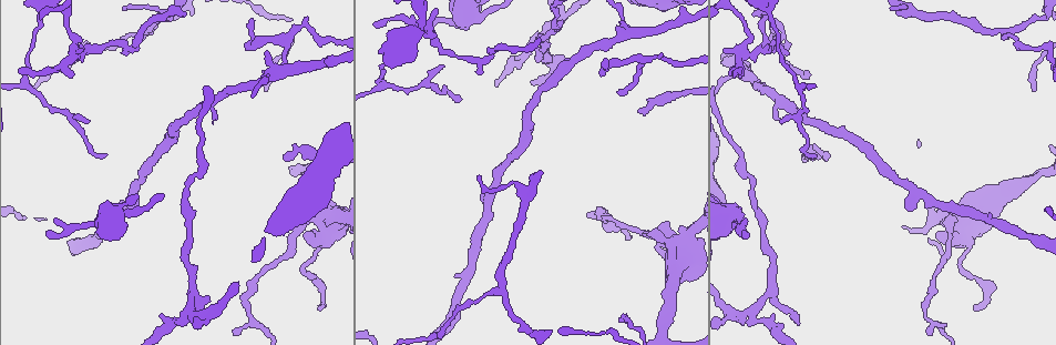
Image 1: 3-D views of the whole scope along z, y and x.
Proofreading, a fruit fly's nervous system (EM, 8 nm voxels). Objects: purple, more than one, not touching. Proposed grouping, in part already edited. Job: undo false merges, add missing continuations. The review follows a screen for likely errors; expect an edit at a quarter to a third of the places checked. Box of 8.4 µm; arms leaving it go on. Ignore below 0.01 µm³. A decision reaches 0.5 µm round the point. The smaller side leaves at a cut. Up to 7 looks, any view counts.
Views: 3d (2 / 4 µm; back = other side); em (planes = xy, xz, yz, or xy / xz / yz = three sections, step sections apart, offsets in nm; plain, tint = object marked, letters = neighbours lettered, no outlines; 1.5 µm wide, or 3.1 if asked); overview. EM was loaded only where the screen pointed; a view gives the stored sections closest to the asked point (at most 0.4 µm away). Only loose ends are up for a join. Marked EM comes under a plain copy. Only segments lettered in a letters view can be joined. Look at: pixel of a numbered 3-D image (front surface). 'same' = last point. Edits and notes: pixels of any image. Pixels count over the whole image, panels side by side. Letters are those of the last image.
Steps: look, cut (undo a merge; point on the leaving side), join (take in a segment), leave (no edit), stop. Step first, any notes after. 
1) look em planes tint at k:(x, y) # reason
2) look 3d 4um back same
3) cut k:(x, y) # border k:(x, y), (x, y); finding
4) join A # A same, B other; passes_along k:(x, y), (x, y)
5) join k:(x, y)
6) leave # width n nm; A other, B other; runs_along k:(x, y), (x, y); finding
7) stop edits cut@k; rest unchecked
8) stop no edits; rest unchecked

look em planes letters at 1:(213, 123) # an open end

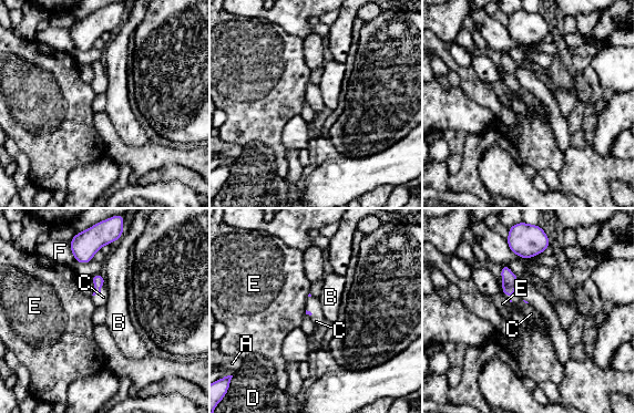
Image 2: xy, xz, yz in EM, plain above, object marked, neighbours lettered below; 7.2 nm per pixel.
join C # A other, B other, C same, D other, E other, F other; the cell continues

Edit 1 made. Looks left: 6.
look overview # redraw

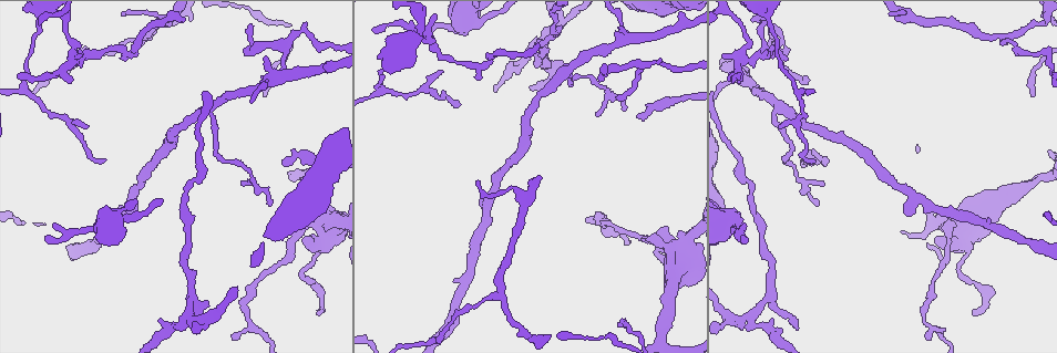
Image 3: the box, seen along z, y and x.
look 3d 4um back at 3:(376, 87)

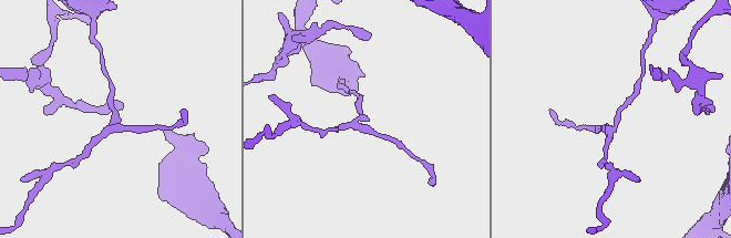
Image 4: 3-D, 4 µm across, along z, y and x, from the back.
look em xz step 4 letters at 4:(360, 121) # now the EM

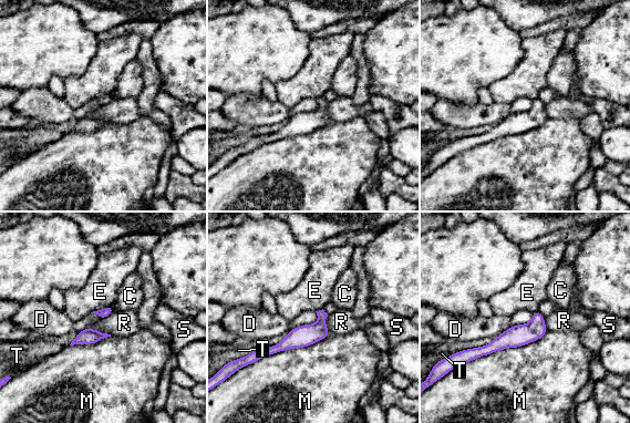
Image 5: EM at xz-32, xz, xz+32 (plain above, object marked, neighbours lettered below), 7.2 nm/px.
look em yz step 8 letters same # another direction

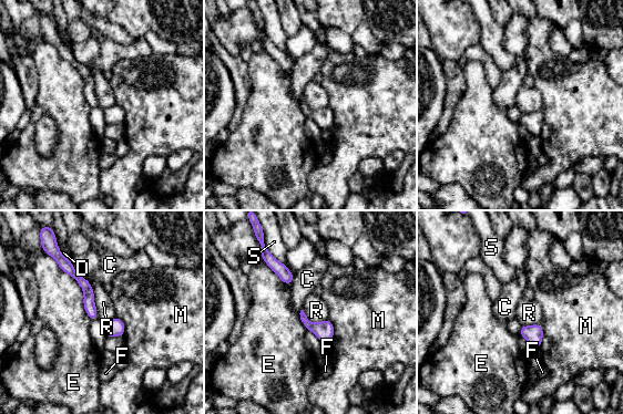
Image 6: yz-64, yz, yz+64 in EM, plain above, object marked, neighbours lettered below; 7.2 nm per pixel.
leave # C other, D other, E other, F other, M other, R other, S other; runs_along 6:(63, 260), (87, 287), (94, 316); continuous, no second cell

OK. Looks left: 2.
stop edits join@2; rest unchecked

